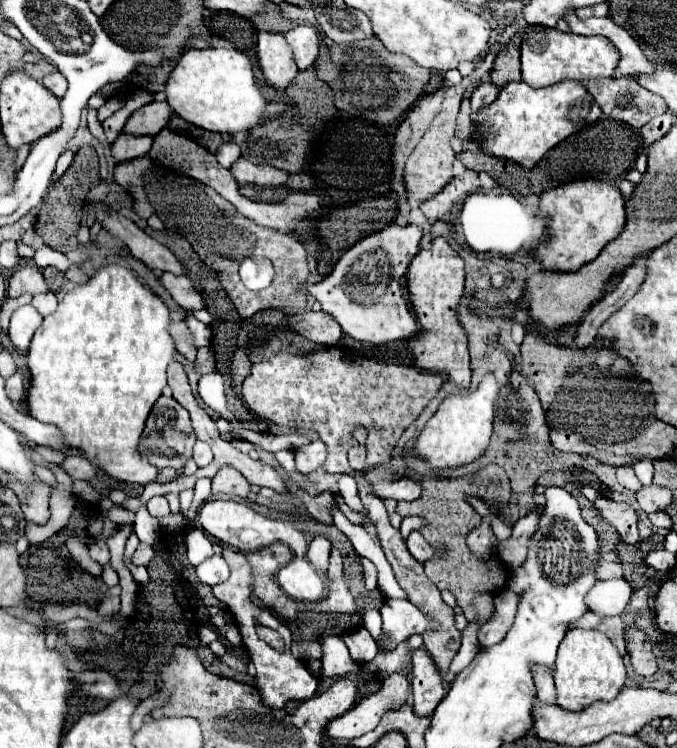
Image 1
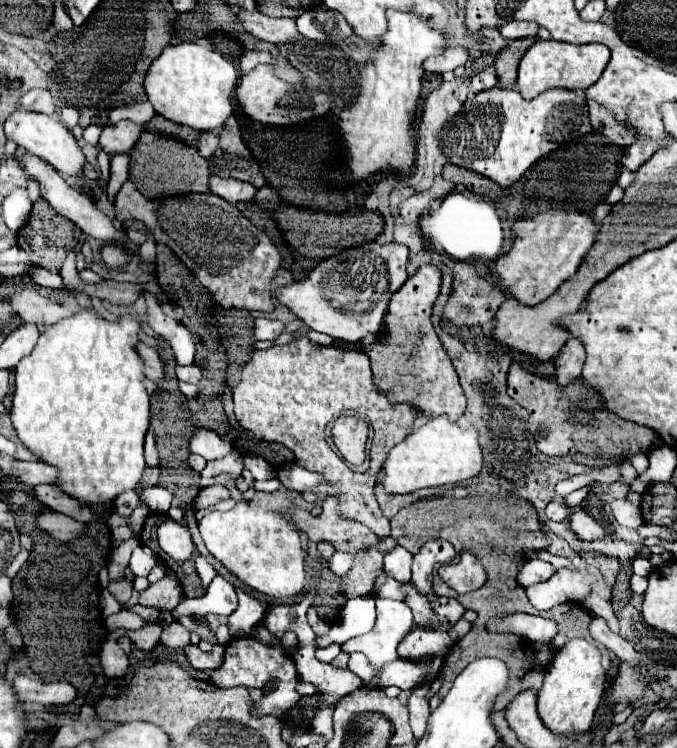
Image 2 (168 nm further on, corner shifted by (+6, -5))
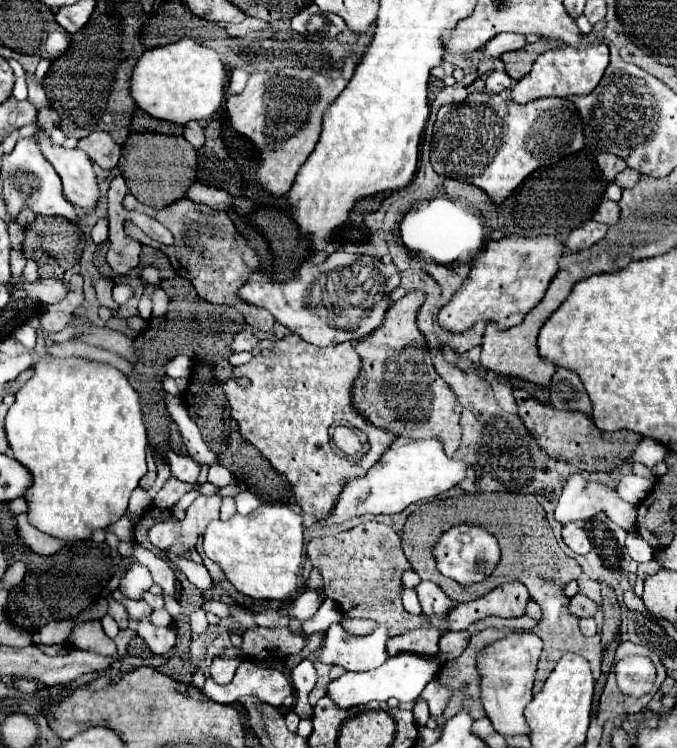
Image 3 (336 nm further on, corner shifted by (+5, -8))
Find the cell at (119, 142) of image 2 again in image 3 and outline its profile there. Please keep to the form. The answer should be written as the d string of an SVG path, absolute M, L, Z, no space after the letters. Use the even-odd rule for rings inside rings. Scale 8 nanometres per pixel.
M92 132L78 142L78 148L88 154L104 170L112 170L120 158L120 146L110 138L108 132Z

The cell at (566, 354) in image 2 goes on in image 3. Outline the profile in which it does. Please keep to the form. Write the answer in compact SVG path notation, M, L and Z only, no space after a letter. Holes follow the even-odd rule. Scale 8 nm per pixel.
M556 370L550 384L550 404L558 410L574 410L592 418L592 402L580 378L570 370Z

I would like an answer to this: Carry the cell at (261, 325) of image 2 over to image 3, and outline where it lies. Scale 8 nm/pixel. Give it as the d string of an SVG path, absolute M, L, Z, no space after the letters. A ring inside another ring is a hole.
M242 330L242 332L238 332L238 334L234 336L234 340L232 340L232 344L230 344L230 350L232 350L232 352L244 352L244 350L250 352L256 344L258 344L256 336L250 334L250 332L246 332L246 330Z

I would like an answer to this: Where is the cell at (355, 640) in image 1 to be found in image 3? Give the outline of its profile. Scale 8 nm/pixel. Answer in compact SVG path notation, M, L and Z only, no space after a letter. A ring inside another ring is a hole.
M396 654L390 656L382 666L368 670L368 672L346 672L344 676L330 680L326 684L326 696L338 704L338 708L348 710L352 706L362 706L372 700L388 700L398 698L400 702L414 702L424 686L434 678L438 672L438 660L436 658L422 658L418 654Z

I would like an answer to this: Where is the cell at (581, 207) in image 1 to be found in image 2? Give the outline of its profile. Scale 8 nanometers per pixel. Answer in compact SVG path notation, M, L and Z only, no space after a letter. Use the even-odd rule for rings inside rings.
M549 209L549 211L541 211L537 215L529 215L525 219L515 221L513 231L515 231L515 243L511 247L509 253L501 255L493 267L493 271L499 275L499 287L507 289L511 293L511 297L519 299L521 303L529 303L529 305L537 305L543 299L547 299L549 295L553 295L557 291L557 287L561 283L565 283L565 279L573 277L577 267L581 265L581 261L585 259L585 255L589 253L589 249L593 247L597 233L599 233L601 225L593 219L593 215L589 213L581 213L581 211L571 211L571 209Z

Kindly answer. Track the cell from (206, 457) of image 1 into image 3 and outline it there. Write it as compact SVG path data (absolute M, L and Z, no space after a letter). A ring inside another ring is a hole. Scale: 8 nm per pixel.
M168 452L168 460L170 460L170 468L172 468L172 476L180 482L188 482L194 484L198 480L198 472L200 466L190 458L190 456L178 456L174 452Z

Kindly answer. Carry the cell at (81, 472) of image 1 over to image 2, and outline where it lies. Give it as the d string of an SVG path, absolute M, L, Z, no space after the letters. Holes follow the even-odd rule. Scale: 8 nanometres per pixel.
M15 461L13 467L13 477L17 477L19 481L27 483L27 485L39 485L39 483L55 483L57 481L57 469L49 463L43 461Z

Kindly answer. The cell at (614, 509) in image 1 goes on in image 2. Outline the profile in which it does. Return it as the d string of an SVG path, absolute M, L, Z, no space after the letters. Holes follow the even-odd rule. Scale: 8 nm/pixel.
M577 511L571 517L571 531L575 531L581 541L597 541L607 535L605 529L587 511Z

